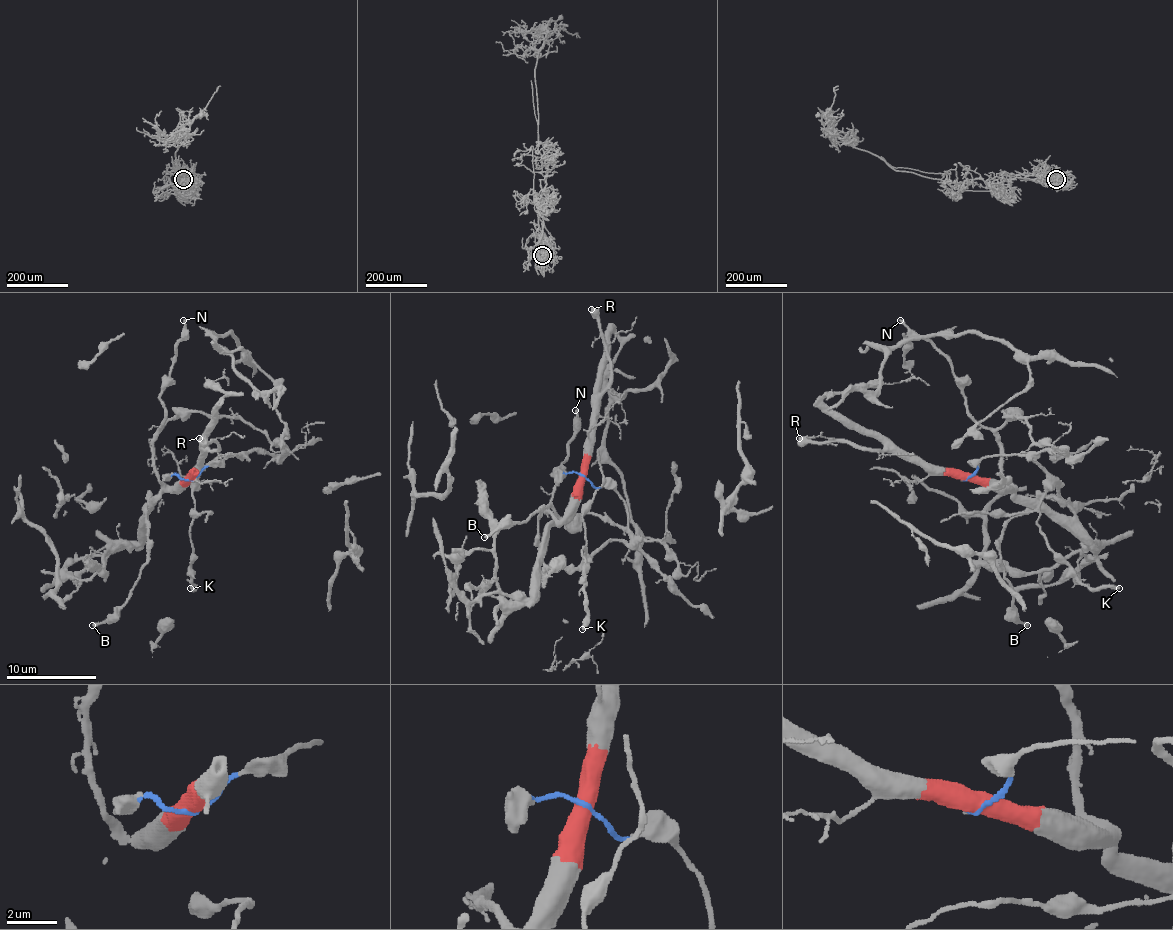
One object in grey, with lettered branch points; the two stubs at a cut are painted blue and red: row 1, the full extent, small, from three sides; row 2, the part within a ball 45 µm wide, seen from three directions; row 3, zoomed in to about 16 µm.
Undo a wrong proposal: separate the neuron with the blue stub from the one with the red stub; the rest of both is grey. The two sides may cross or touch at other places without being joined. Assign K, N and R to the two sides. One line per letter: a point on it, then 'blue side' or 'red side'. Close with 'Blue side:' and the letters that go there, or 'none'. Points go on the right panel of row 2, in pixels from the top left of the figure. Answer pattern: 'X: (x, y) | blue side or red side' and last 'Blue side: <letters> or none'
K: (1119, 588) | blue side
N: (900, 320) | red side
R: (799, 438) | red side
Blue side: K

